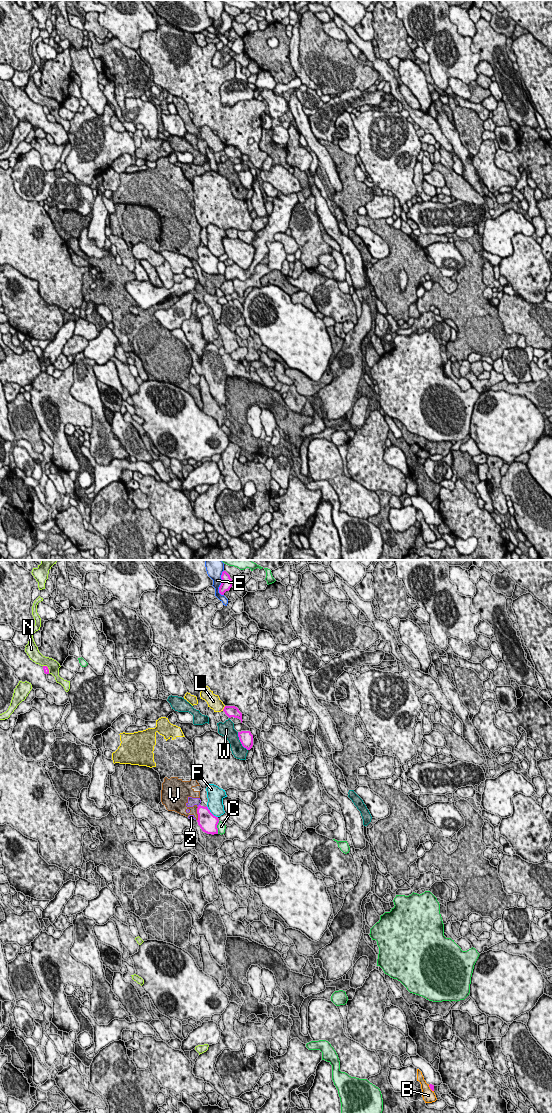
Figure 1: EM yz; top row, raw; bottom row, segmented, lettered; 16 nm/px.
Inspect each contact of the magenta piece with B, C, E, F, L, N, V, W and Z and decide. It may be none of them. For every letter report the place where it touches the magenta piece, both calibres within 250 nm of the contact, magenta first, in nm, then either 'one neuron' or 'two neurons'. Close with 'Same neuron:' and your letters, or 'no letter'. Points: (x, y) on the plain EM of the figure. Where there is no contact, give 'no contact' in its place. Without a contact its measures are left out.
B: contact yz (430, 528); calibres 70 and 200 nm; two neurons
C: contact yz (216, 267); calibres 300 and 140 nm; two neurons
E: contact yz (221, 23); calibres 170 and 260 nm; two neurons
F: contact yz (210, 252); calibres 300 and 260 nm; two neurons
L: contact yz (224, 148); calibres 190 and 220 nm; two neurons
N: contact yz (47, 108); calibres 90 and 190 nm; two neurons
V: contact yz (197, 253); calibres 300 and 130 nm; two neurons
W: contact yz (240, 181); calibres 220 and 220 nm; two neurons
Z: no contact; two neurons
Same neuron: no letter

